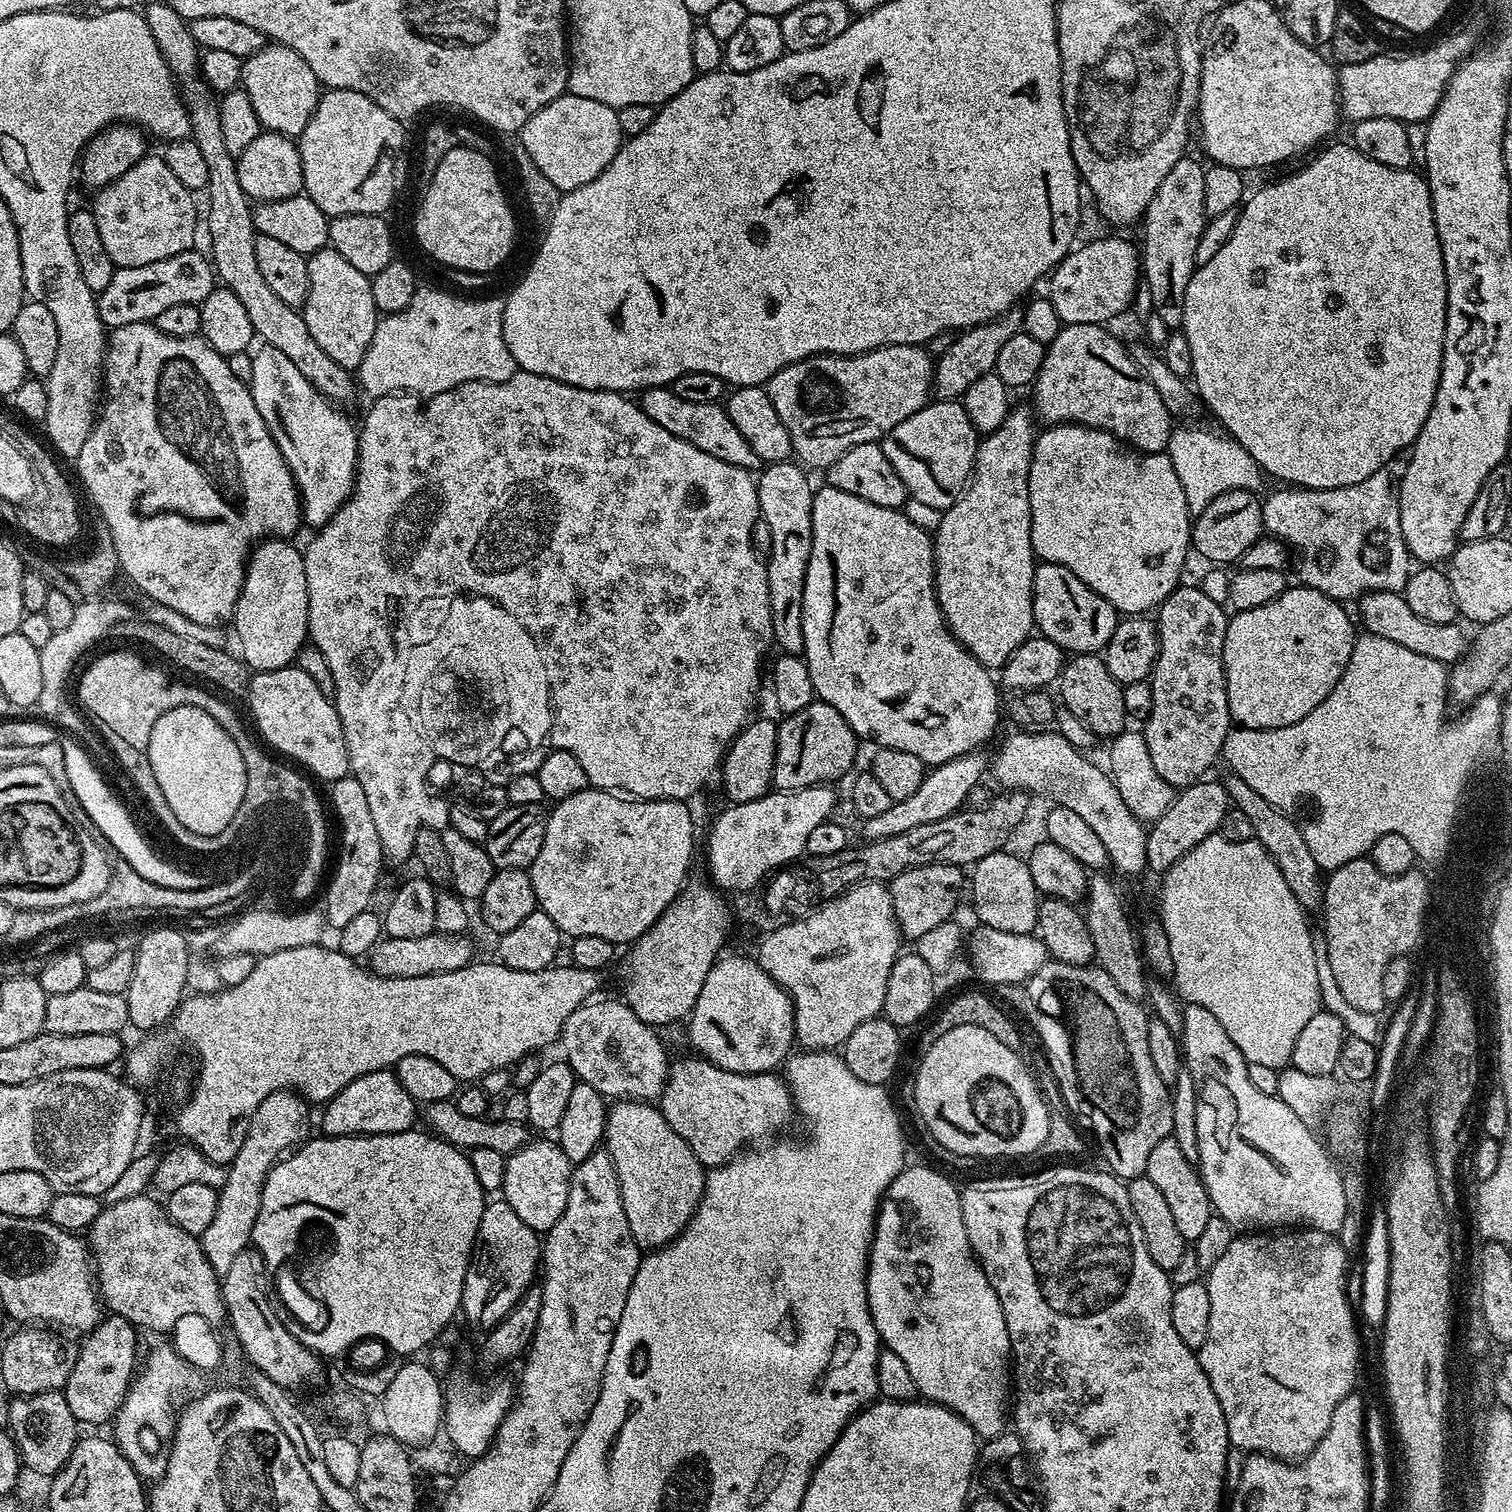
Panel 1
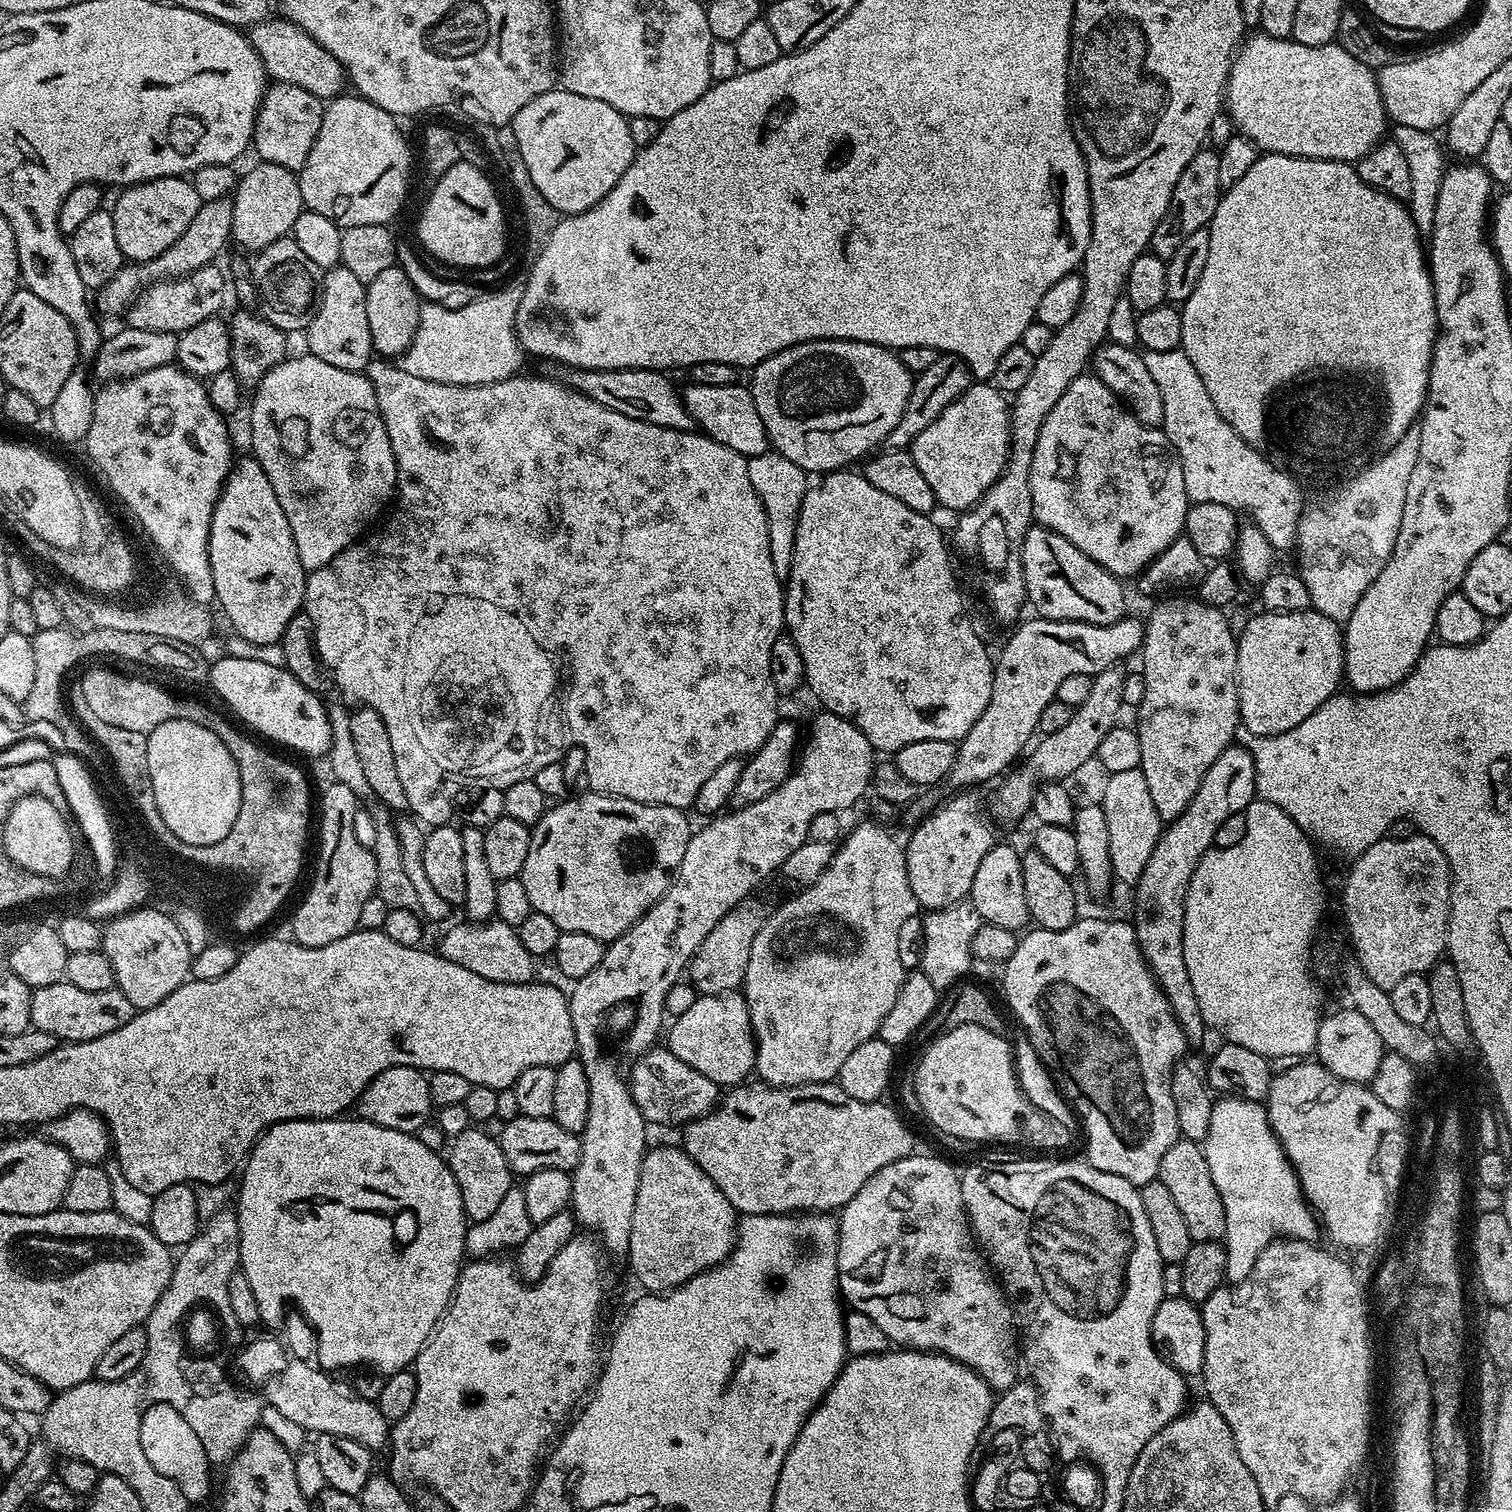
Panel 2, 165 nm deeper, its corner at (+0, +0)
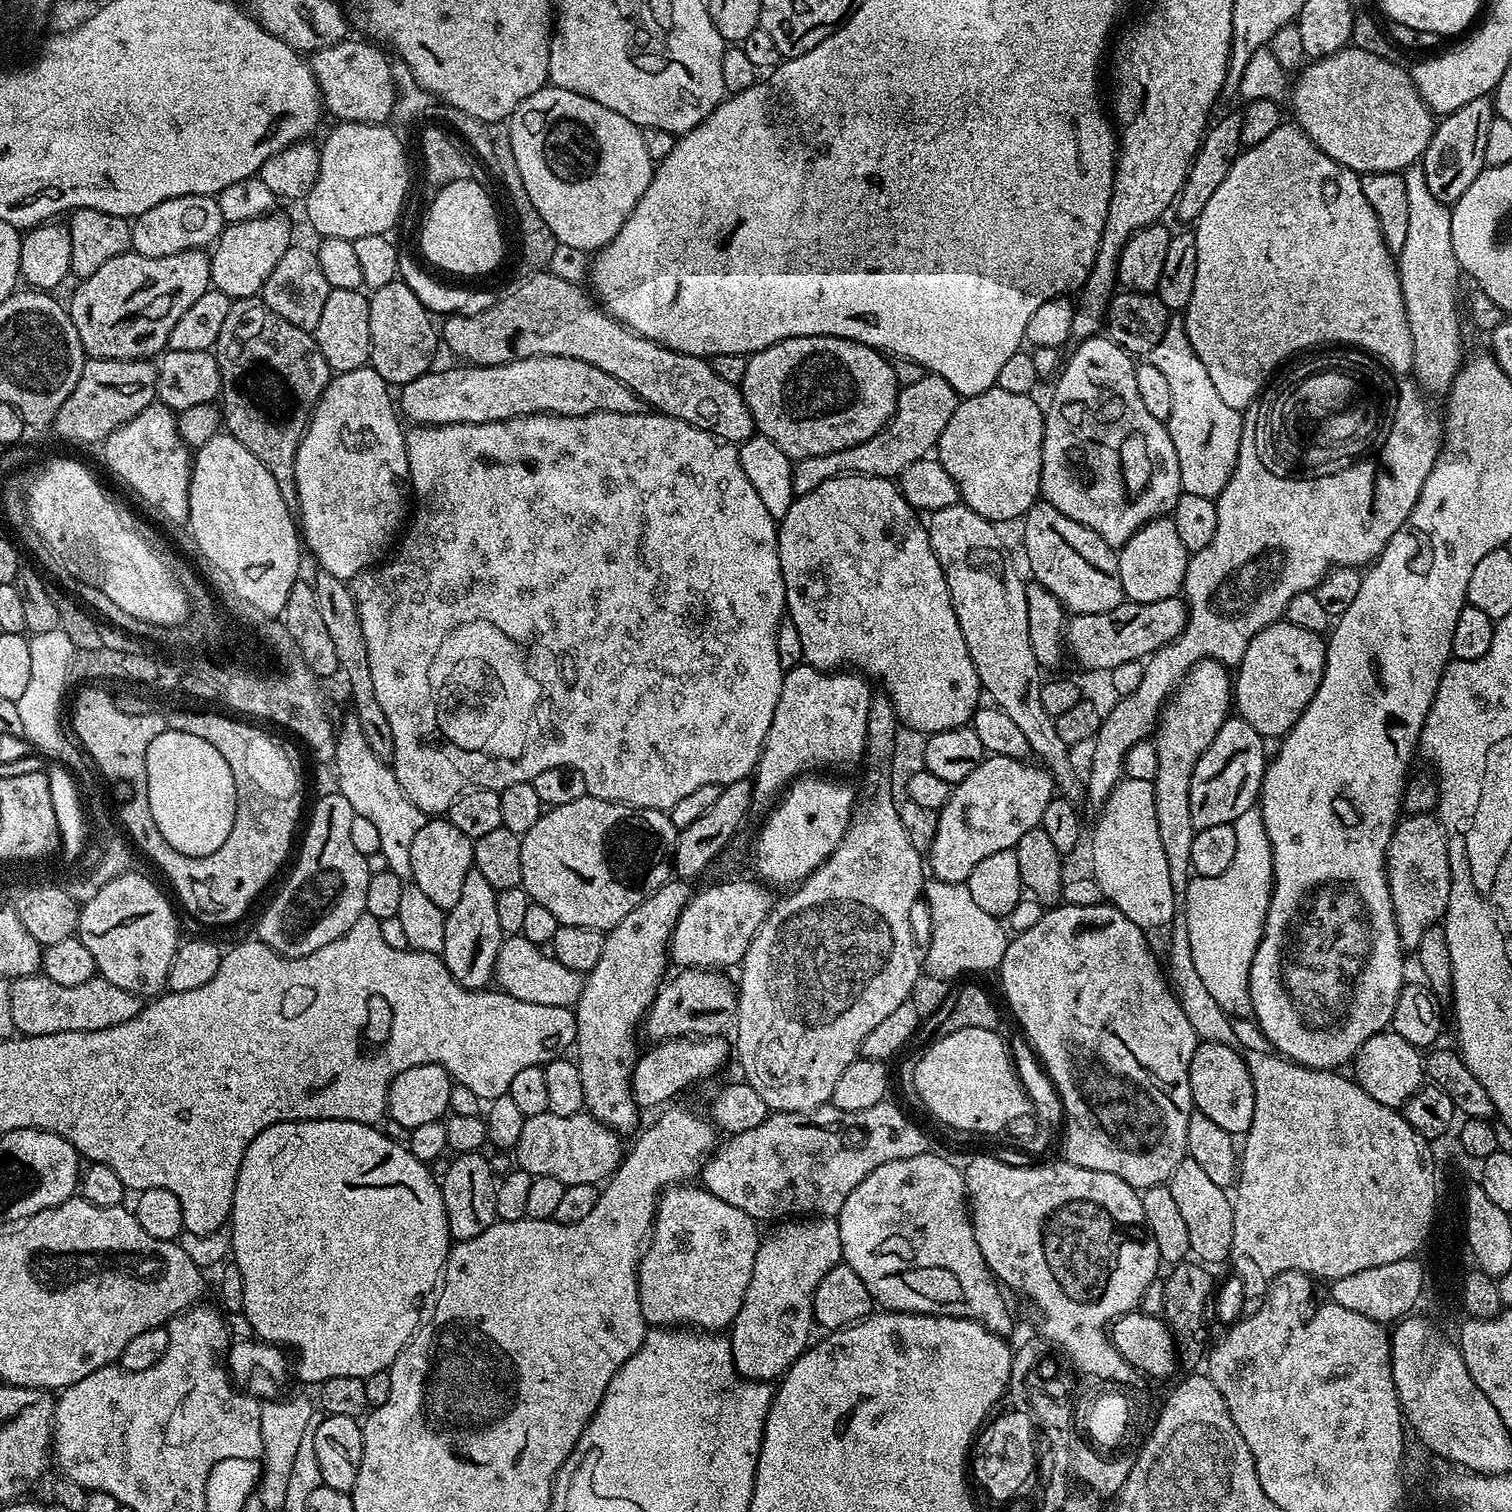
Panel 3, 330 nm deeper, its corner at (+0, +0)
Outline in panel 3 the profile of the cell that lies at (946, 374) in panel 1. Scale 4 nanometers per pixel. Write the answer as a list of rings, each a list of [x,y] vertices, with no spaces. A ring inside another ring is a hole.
[[[927,374],[919,379],[917,383],[911,383],[901,387],[896,399],[896,412],[892,415],[888,425],[874,438],[866,438],[858,446],[846,450],[834,450],[834,454],[818,454],[814,458],[802,458],[795,461],[792,466],[792,491],[796,496],[810,494],[814,486],[826,482],[830,478],[839,476],[883,476],[885,478],[899,477],[900,473],[906,470],[914,462],[925,459],[935,449],[936,443],[942,438],[942,430],[946,430],[946,422],[950,422],[954,410],[960,405],[962,397],[946,382],[946,378],[935,374]]]

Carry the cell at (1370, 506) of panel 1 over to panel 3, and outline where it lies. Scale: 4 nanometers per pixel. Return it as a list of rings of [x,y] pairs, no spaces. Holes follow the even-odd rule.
[[[1423,163],[1411,164],[1402,175],[1410,210],[1406,242],[1398,254],[1398,271],[1406,322],[1410,326],[1410,342],[1414,346],[1411,375],[1425,393],[1444,394],[1451,388],[1466,356],[1464,340],[1460,337],[1462,316],[1458,311],[1458,296],[1456,300],[1456,287],[1462,281],[1462,273],[1454,254],[1454,242],[1450,242],[1452,210],[1449,205],[1435,200],[1426,190]]]

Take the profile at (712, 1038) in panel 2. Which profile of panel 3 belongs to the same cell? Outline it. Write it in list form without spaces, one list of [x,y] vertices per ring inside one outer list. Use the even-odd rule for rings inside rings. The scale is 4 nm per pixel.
[[[723,1035],[699,1038],[669,1038],[653,1043],[648,1053],[641,1055],[632,1071],[632,1097],[641,1109],[655,1104],[667,1105],[683,1088],[712,1076],[730,1060],[730,1044]]]

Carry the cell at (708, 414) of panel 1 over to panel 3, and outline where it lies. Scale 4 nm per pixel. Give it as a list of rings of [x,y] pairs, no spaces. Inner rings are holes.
[[[531,356],[515,360],[509,364],[494,366],[460,366],[464,368],[444,368],[441,372],[430,370],[414,382],[403,385],[398,392],[398,408],[405,421],[416,426],[426,424],[489,424],[490,422],[507,422],[518,416],[536,416],[540,412],[550,412],[553,416],[585,416],[599,412],[614,414],[638,414],[645,411],[643,400],[630,390],[630,386],[622,386],[618,378],[606,374],[606,370],[598,370],[598,366],[590,366],[590,362],[582,362],[578,358],[562,358],[561,356]]]

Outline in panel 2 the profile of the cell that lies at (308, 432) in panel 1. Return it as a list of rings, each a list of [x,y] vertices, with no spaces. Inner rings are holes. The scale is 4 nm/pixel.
[[[311,354],[303,355],[285,358],[278,366],[271,368],[260,379],[260,383],[255,385],[253,392],[256,393],[253,396],[251,393],[250,396],[250,408],[252,404],[251,455],[262,466],[270,486],[274,486],[274,494],[278,494],[282,514],[286,514],[286,522],[290,522],[290,534],[294,534],[298,562],[302,562],[305,573],[309,573],[326,566],[326,562],[330,562],[338,554],[342,554],[342,550],[357,543],[385,515],[386,509],[393,503],[396,494],[396,459],[394,450],[390,446],[390,434],[386,434],[386,422],[382,422],[382,414],[378,410],[378,398],[374,394],[374,386],[367,375],[364,372],[338,370],[338,366],[330,366],[330,362],[322,362],[322,358]]]

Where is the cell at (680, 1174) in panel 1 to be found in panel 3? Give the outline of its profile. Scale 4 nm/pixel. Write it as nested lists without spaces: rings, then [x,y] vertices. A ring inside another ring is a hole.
[[[685,1182],[673,1184],[660,1193],[660,1199],[656,1201],[656,1219],[652,1222],[650,1243],[643,1249],[640,1257],[640,1265],[636,1268],[636,1281],[638,1282],[638,1298],[642,1306],[645,1325],[648,1326],[687,1326],[692,1330],[724,1330],[732,1324],[735,1316],[742,1307],[746,1298],[746,1288],[750,1283],[750,1276],[754,1271],[755,1255],[758,1253],[761,1242],[761,1233],[756,1233],[757,1221],[750,1214],[738,1210],[738,1206],[730,1206],[730,1202],[722,1202],[714,1194],[710,1194],[707,1188],[697,1186],[695,1183]]]

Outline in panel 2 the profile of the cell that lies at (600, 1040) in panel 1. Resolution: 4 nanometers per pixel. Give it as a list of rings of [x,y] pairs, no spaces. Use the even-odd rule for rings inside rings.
[[[664,1046],[649,1049],[628,1072],[629,1088],[635,1104],[643,1114],[645,1123],[655,1126],[670,1124],[681,1127],[704,1116],[719,1103],[720,1086],[699,1074]]]

